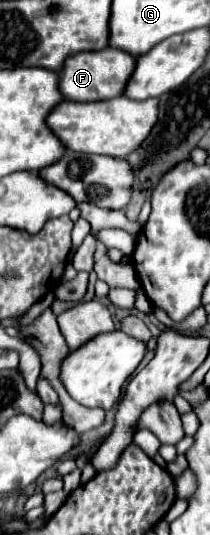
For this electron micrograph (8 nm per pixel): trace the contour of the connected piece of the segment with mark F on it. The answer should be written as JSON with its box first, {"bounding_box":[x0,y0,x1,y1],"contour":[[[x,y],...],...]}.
{"bounding_box":[59,47,135,101],"contour":[[[105,47],[101,51],[81,51],[69,55],[59,73],[59,89],[67,101],[97,101],[113,99],[123,93],[129,75],[133,73],[135,57],[125,51]]]}

